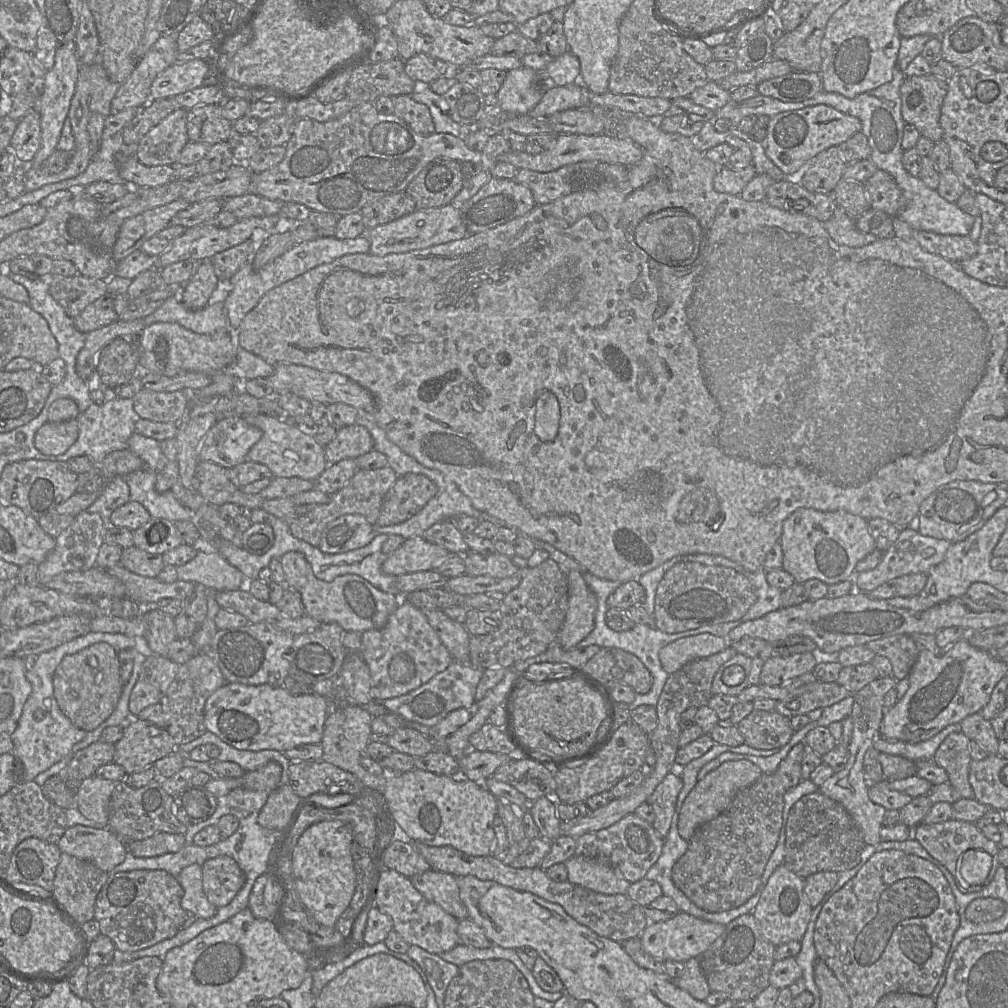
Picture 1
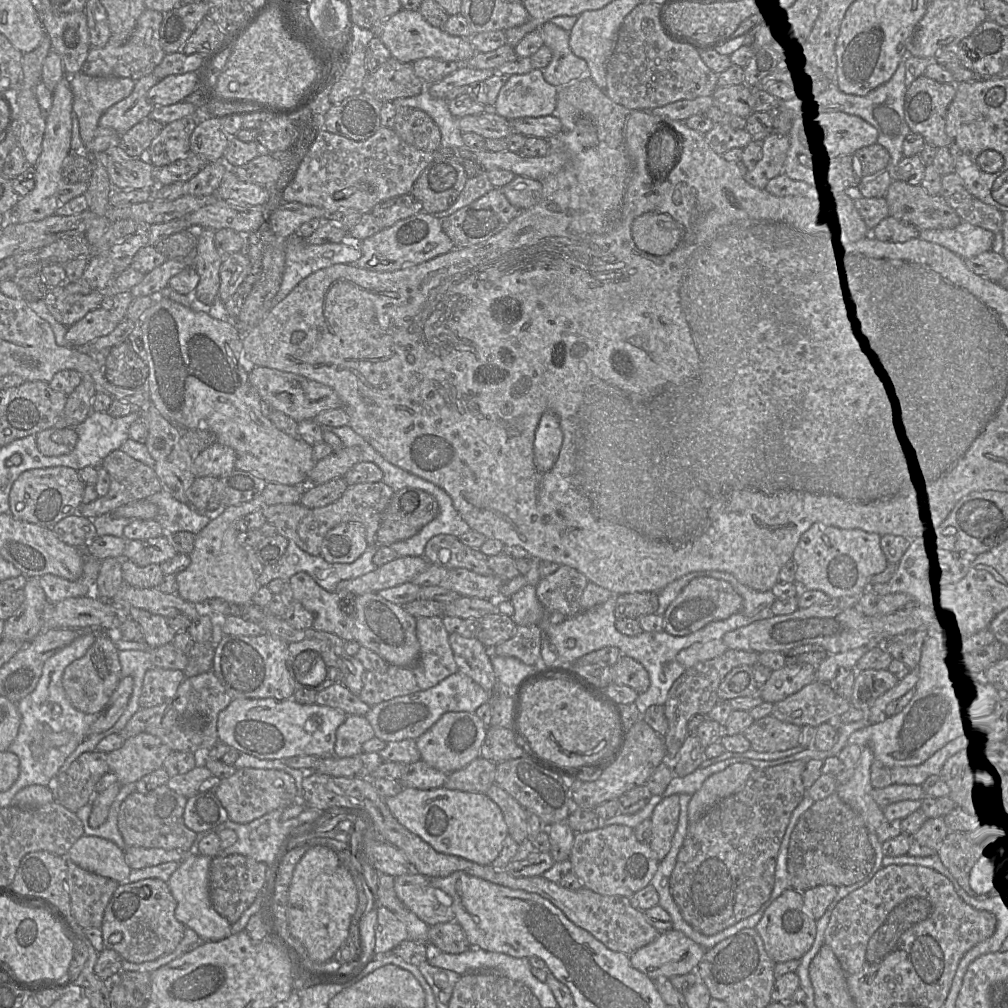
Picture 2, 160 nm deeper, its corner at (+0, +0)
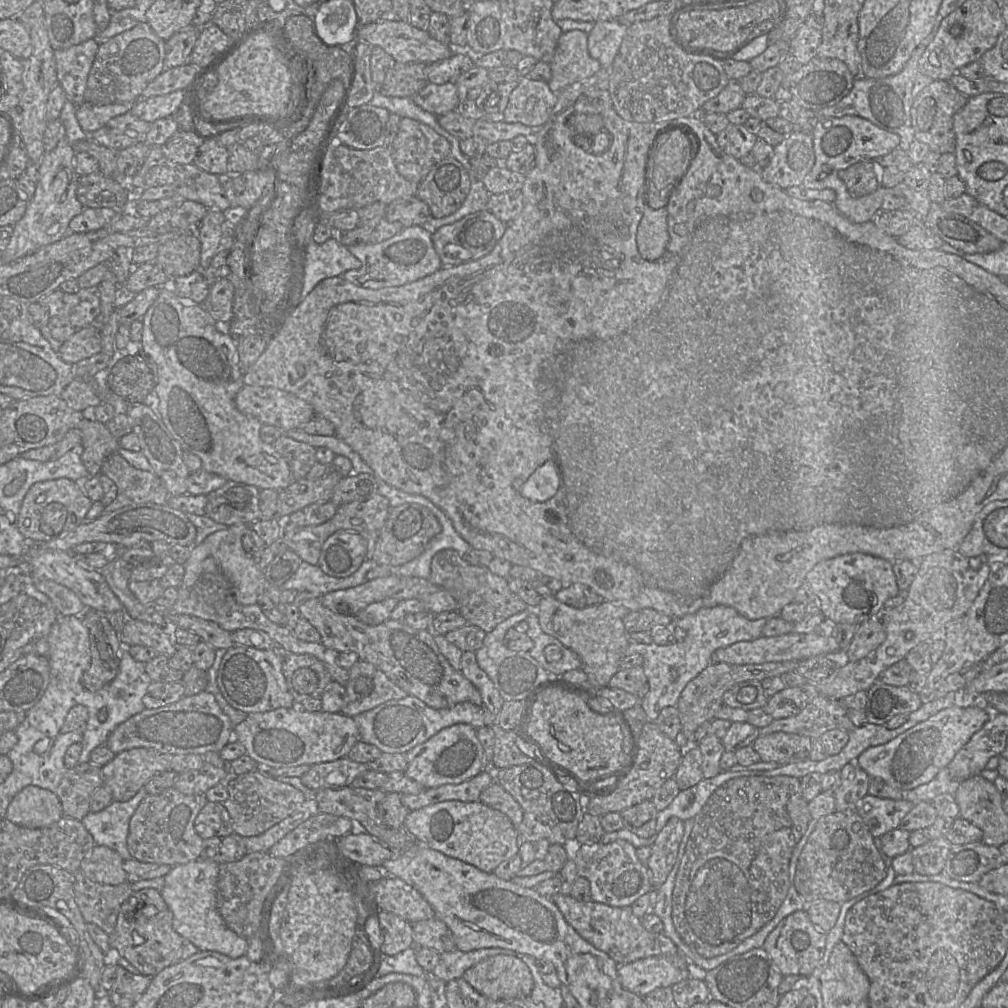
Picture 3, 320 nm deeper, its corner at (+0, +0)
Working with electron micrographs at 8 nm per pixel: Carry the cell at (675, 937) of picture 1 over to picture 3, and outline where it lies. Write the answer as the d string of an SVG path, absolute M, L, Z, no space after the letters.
M683 955L676 956L651 956L634 962L619 965L618 975L624 989L645 997L659 988L672 987L690 977L690 963Z

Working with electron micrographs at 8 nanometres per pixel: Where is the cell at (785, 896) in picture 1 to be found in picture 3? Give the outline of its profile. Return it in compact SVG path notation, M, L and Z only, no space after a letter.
M799 910L784 918L770 932L763 948L783 977L801 975L808 978L824 955L826 935L814 926L805 910Z

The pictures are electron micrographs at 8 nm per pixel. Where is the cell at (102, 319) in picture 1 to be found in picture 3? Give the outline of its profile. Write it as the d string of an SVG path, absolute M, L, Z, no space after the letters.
M97 324L78 329L67 341L63 342L60 358L69 364L89 358L102 351L101 331Z

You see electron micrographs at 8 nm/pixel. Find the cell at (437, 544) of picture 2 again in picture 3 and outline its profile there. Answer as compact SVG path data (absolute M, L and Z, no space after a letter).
M445 549L432 558L430 582L448 591L457 601L457 611L467 624L475 625L486 633L492 631L505 619L528 609L528 605L515 594L508 580L491 572L488 566L474 566L457 551Z

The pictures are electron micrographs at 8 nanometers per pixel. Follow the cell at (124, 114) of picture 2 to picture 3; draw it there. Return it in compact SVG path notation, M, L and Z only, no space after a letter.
M130 112L123 113L94 131L92 140L119 152L136 143L144 142L150 124Z

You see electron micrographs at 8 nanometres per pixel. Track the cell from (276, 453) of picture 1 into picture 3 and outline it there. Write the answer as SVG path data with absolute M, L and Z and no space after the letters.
M170 286L160 288L157 299L142 321L142 339L137 347L157 366L155 406L183 451L198 456L205 471L226 480L256 486L259 490L272 489L279 492L287 488L293 482L288 463L276 451L274 445L261 440L260 431L263 424L255 417L239 411L236 406L235 397L246 380L246 374L240 365L236 340L216 328L216 322L203 305L182 300Z

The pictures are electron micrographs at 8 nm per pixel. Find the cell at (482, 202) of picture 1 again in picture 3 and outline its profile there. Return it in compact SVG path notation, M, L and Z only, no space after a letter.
M488 210L469 214L462 219L440 227L432 235L432 242L442 266L458 266L470 261L478 260L489 254L502 238L508 224L499 220Z

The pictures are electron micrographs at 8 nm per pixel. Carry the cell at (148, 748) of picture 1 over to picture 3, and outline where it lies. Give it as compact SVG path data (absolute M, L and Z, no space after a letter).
M133 748L117 754L102 767L103 785L109 790L113 801L126 802L134 797L154 776L171 770L172 755L159 753L150 748Z

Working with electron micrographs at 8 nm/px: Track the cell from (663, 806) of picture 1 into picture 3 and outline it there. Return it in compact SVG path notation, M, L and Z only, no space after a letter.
M671 817L656 834L651 856L647 862L649 879L653 889L658 889L667 879L677 857L685 830L685 822Z

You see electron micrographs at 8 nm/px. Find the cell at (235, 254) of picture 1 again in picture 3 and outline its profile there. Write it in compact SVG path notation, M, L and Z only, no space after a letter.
M220 278L211 284L210 293L203 307L215 322L231 322L233 317L234 286L228 278Z

